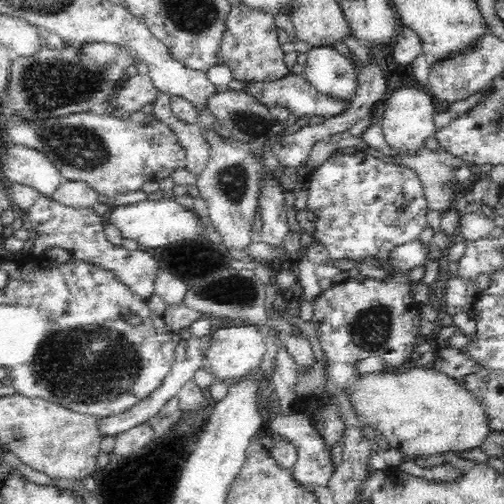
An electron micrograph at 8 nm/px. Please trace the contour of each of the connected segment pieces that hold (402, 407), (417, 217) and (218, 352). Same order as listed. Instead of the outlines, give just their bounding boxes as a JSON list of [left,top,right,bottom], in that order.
[[349,366,492,458],[308,151,427,261],[207,325,266,382]]

